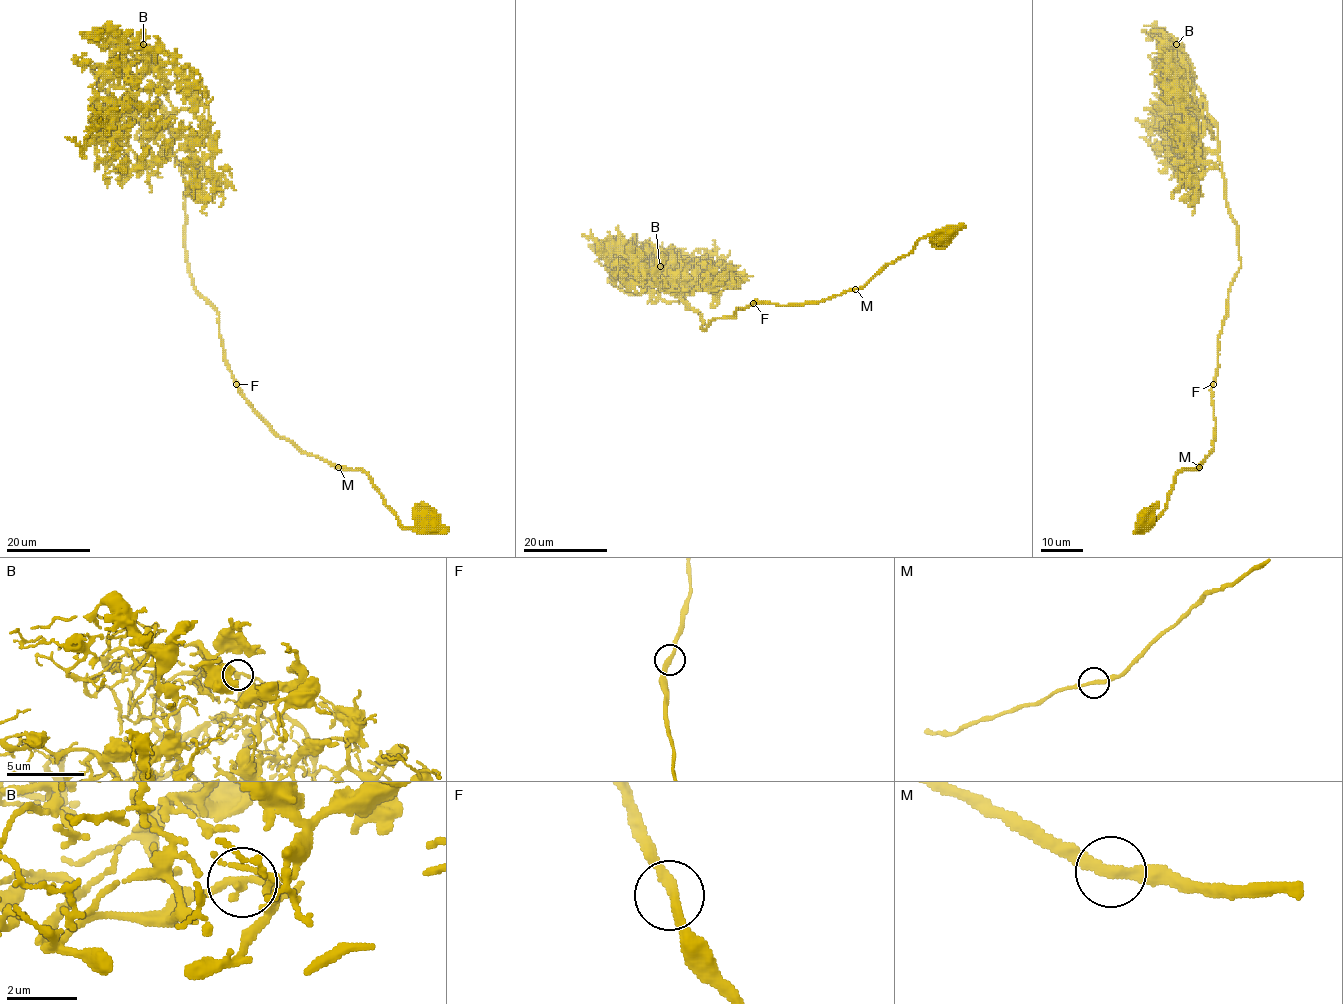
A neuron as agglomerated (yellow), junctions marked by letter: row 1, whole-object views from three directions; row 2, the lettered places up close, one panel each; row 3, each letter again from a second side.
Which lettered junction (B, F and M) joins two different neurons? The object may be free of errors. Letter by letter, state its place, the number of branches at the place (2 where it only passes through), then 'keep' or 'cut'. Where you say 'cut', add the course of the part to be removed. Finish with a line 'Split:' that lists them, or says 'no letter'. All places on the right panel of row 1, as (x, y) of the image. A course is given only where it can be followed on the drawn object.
B: at (1176, 44); 2 branches meet; keep
F: at (1213, 384); 2 branches meet; keep
M: at (1199, 467); 2 branches meet; keep
Split: no letter

